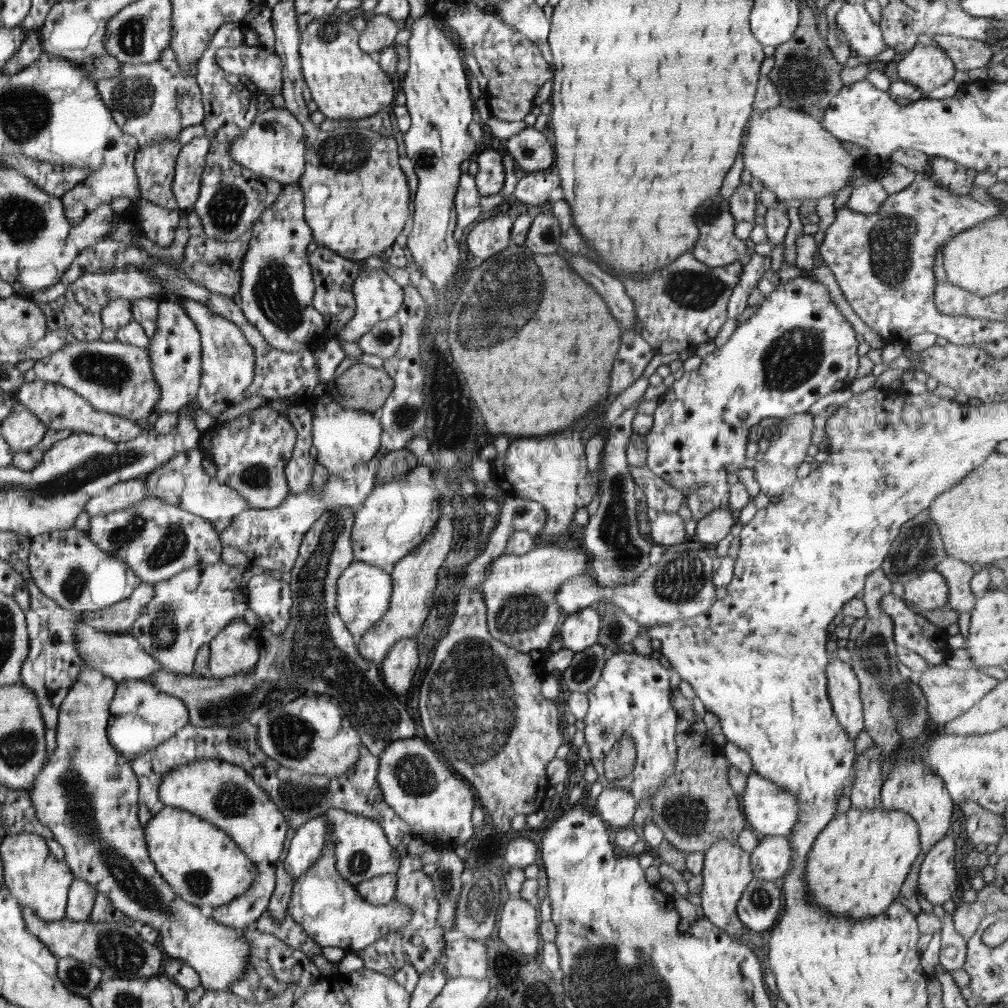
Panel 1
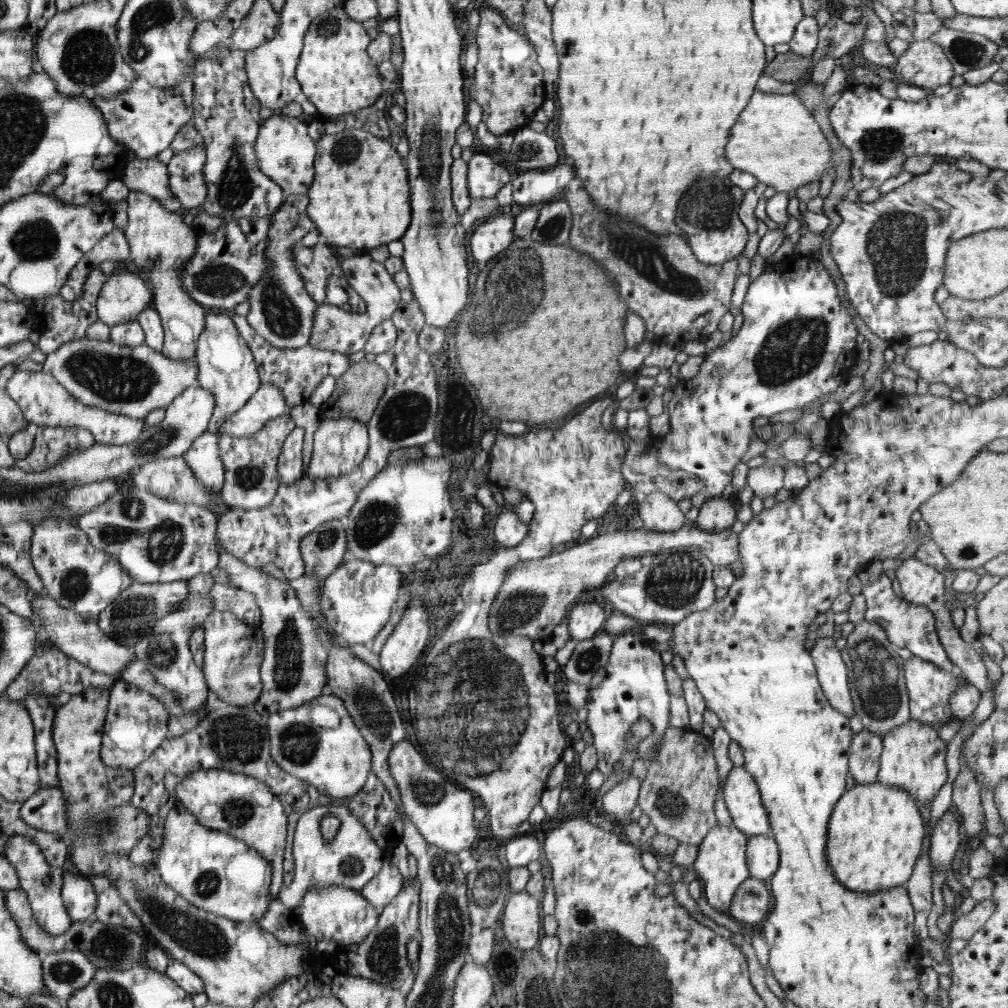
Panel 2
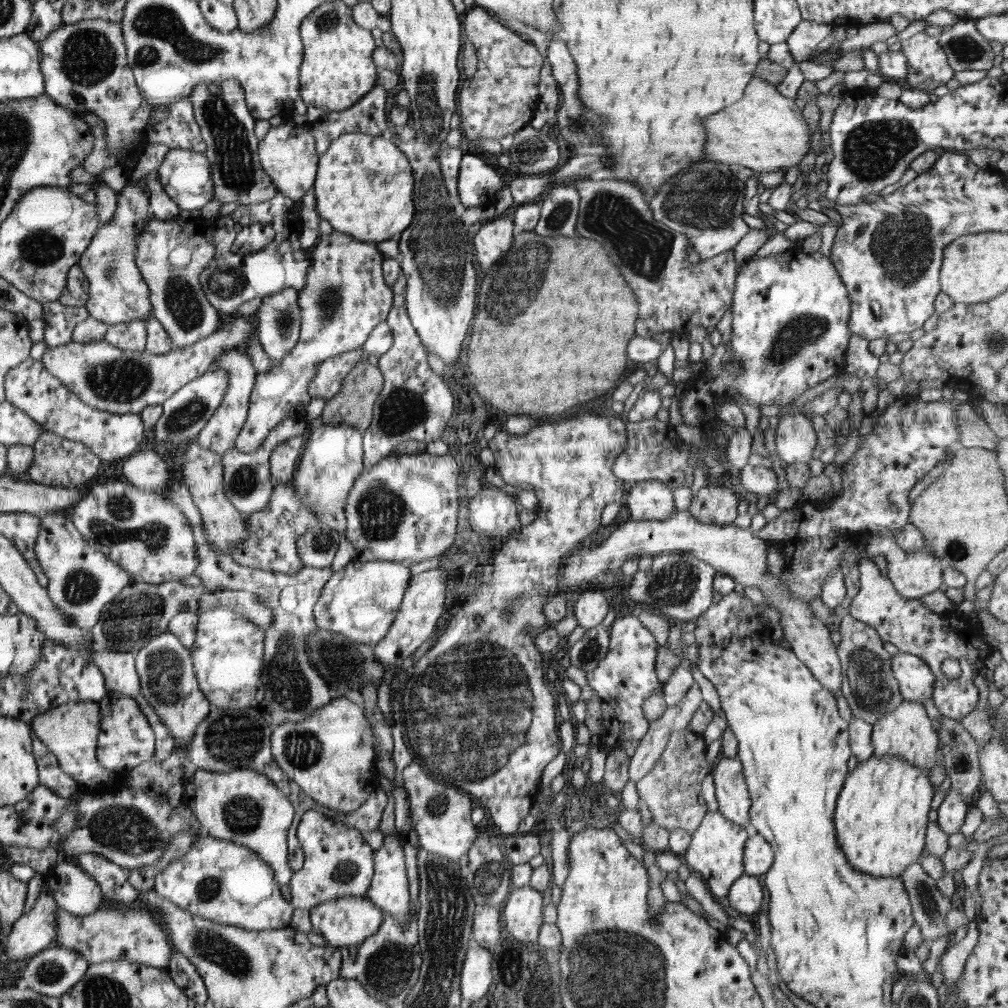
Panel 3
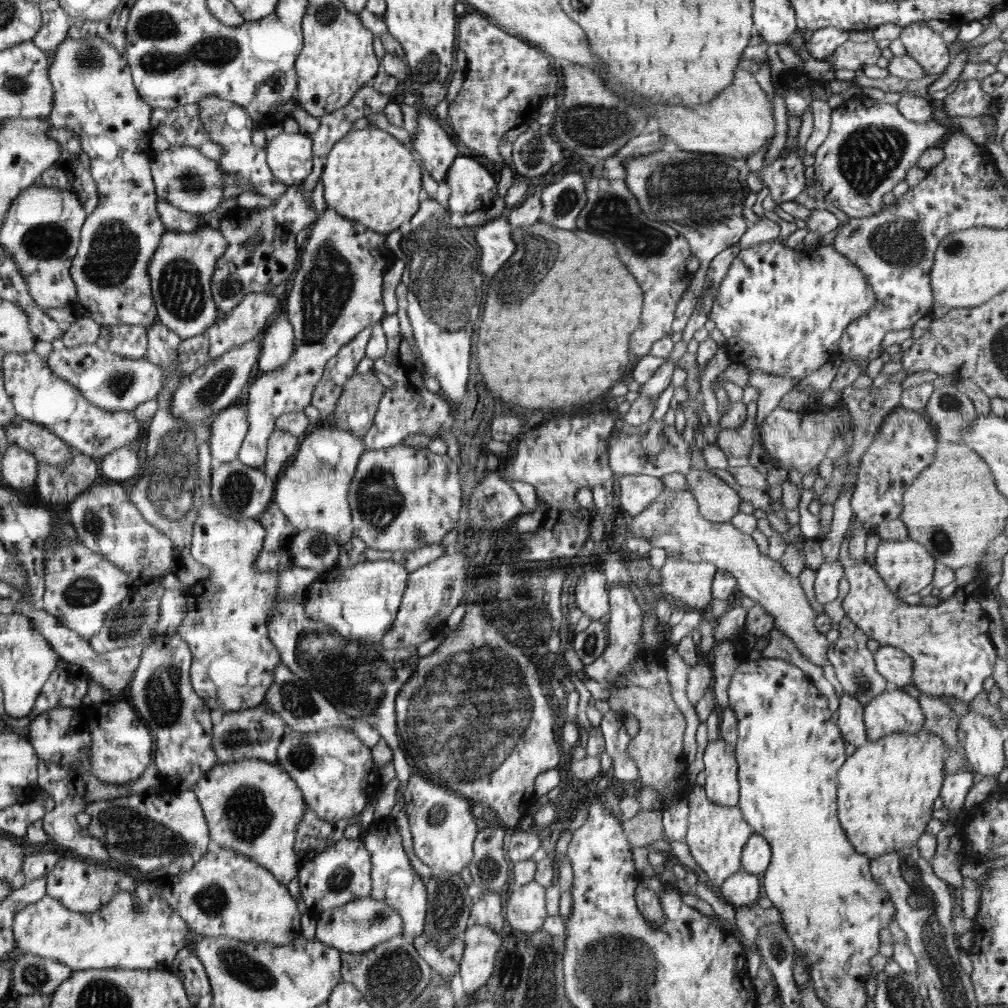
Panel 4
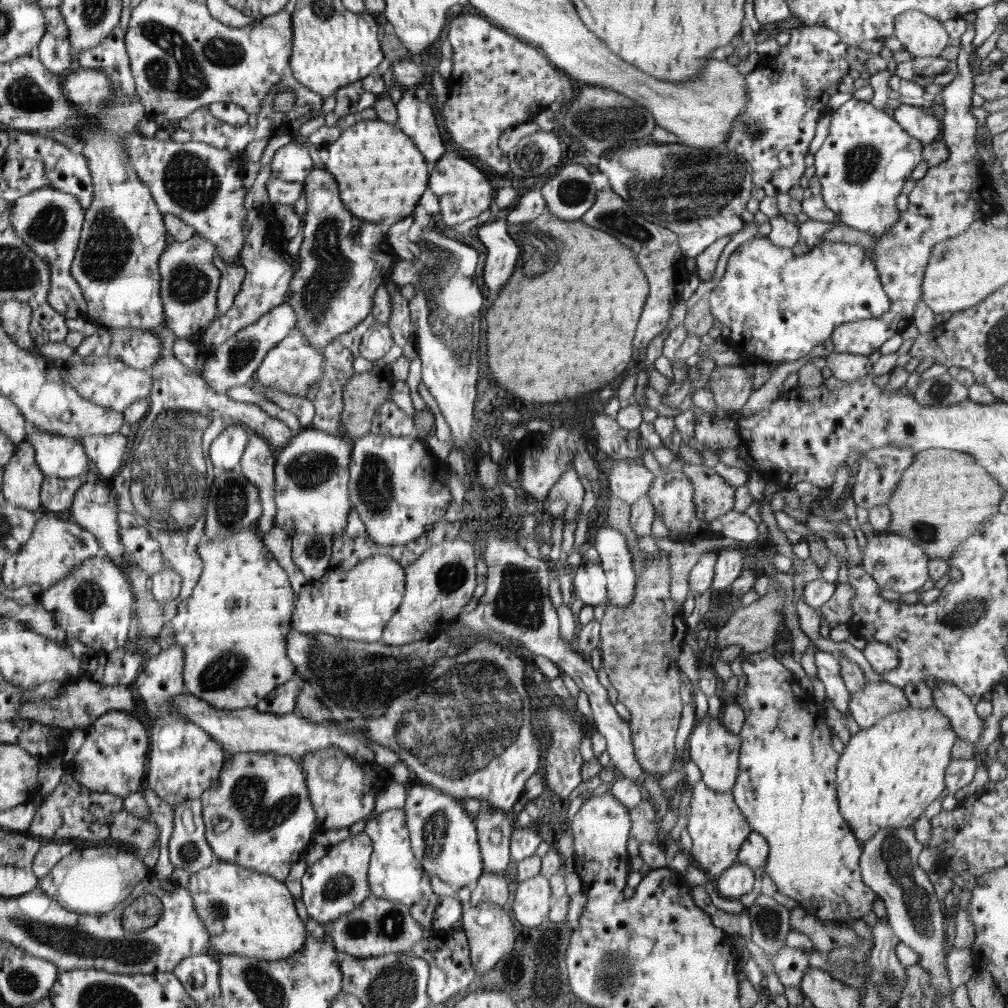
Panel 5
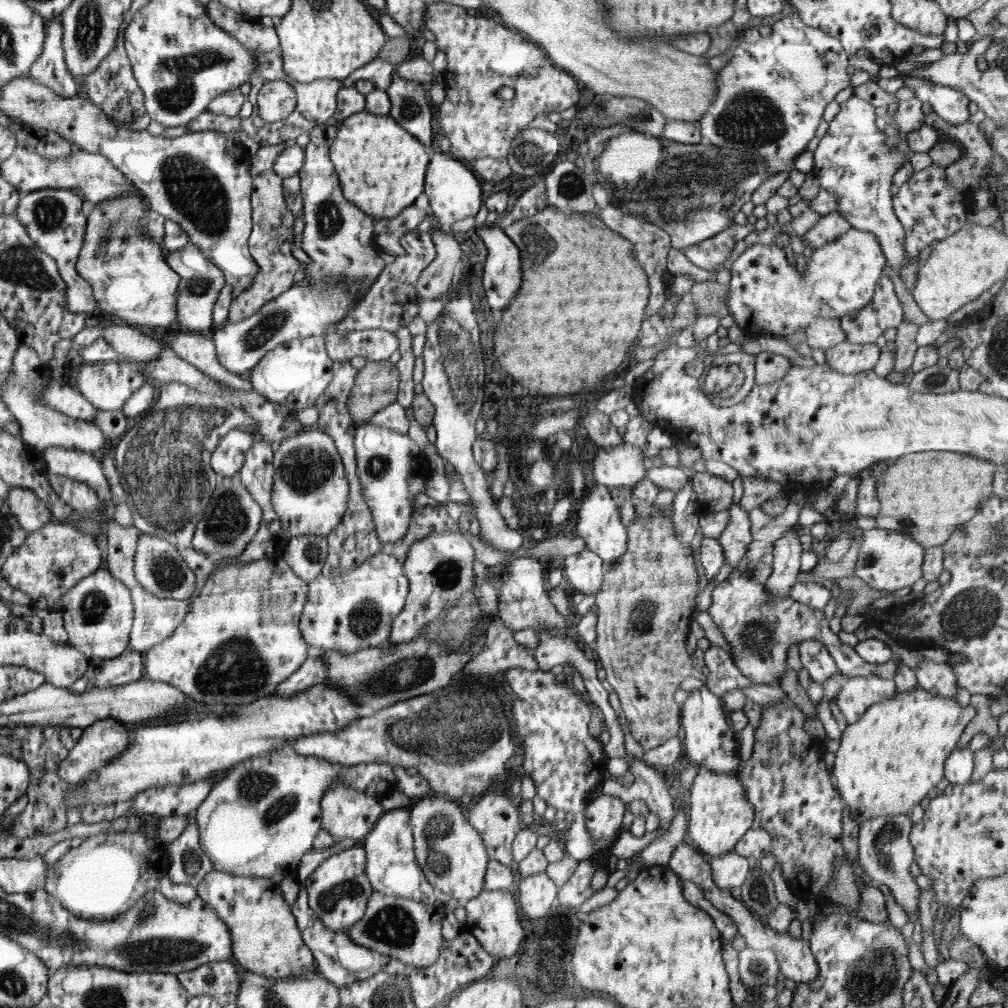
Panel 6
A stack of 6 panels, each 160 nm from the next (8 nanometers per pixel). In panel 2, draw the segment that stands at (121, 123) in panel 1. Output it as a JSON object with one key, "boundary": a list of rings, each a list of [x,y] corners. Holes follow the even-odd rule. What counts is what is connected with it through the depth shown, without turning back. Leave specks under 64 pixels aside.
{"boundary":[[[227,17],[200,22],[195,36],[189,43],[189,51],[193,54],[193,58],[200,58],[223,40],[231,38],[235,28],[234,22],[228,20]],[[192,72],[179,84],[166,88],[152,86],[136,73],[133,86],[121,94],[114,98],[97,96],[91,101],[103,112],[112,140],[124,147],[130,160],[147,159],[168,148],[180,127],[193,120],[193,88]]]}

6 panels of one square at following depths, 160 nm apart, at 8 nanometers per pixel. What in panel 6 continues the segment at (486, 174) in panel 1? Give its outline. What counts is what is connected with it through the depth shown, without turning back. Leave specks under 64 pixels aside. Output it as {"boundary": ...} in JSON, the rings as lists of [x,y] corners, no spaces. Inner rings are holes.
{"boundary":[[[434,154],[432,162],[428,163],[424,194],[428,196],[433,215],[438,218],[442,228],[445,229],[449,229],[459,220],[475,217],[482,208],[482,188],[478,184],[475,173],[464,163],[452,160],[446,154]]]}

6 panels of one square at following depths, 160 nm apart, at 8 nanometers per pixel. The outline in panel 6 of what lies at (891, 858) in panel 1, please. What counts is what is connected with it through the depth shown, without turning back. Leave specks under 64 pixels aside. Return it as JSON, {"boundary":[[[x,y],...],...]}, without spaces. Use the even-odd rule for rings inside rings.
{"boundary":[[[916,685],[912,692],[896,692],[892,698],[872,704],[872,708],[868,708],[856,723],[849,723],[840,739],[833,774],[853,822],[862,824],[875,816],[906,815],[913,806],[919,805],[922,798],[945,777],[945,762],[976,714],[970,705],[964,708],[957,700],[934,696]]]}

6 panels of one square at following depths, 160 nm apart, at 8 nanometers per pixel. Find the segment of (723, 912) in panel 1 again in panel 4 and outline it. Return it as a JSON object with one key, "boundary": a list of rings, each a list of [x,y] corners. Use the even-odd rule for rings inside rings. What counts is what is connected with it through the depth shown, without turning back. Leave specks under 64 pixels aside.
{"boundary":[[[695,785],[686,797],[689,803],[689,824],[685,842],[694,860],[707,874],[707,880],[717,889],[729,876],[743,869],[741,854],[744,845],[754,833],[745,822],[738,805],[714,804],[706,796],[704,786]]]}

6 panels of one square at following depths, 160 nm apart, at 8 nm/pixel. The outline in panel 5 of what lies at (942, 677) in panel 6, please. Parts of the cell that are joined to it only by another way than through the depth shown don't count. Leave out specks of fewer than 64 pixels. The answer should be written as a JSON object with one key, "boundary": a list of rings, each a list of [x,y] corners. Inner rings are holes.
{"boundary":[[[936,681],[932,701],[936,709],[950,720],[957,738],[966,739],[974,745],[979,743],[984,721],[976,714],[971,697],[966,696],[958,685],[948,681]]]}

